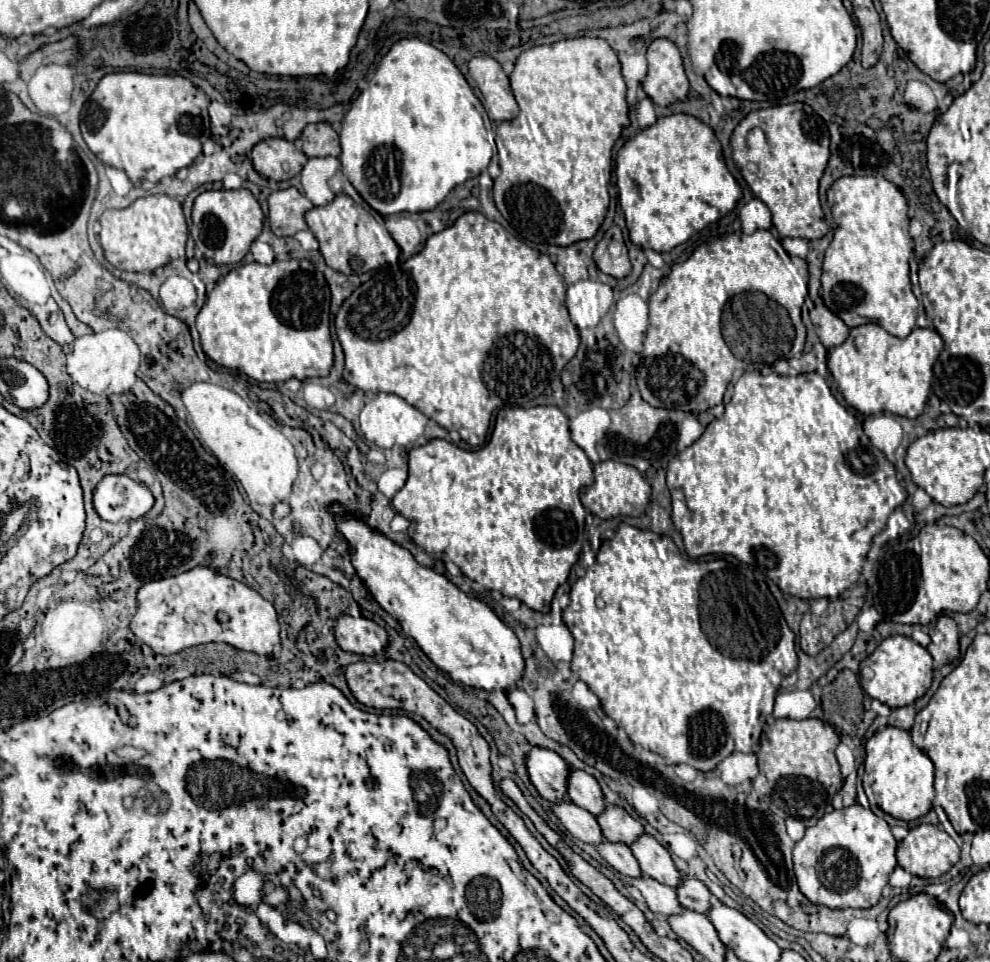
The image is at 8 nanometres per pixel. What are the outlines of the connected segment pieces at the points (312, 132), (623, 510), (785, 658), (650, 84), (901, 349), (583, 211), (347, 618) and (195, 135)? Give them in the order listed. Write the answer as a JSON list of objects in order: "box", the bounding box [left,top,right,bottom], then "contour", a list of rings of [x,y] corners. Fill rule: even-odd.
[{"box":[301,123,341,157],"contour":[[[315,123],[307,125],[301,133],[301,143],[303,143],[303,153],[307,157],[339,157],[341,147],[339,147],[339,135],[329,123]]]},{"box":[581,461,651,519],"contour":[[[601,461],[593,467],[593,475],[595,475],[593,485],[581,491],[581,503],[587,511],[591,511],[601,519],[611,519],[619,515],[639,517],[645,513],[651,497],[651,487],[635,467],[617,461]]]},{"box":[563,523,797,771],"contour":[[[621,523],[617,527],[615,537],[607,541],[597,553],[593,566],[589,567],[585,575],[577,579],[577,583],[571,587],[569,597],[571,597],[571,603],[569,607],[563,609],[563,621],[575,639],[571,671],[583,683],[587,683],[587,687],[599,697],[603,711],[619,727],[625,729],[625,733],[635,745],[655,751],[665,759],[667,765],[687,763],[699,771],[711,771],[719,765],[719,761],[723,761],[723,757],[731,755],[733,751],[749,753],[753,747],[753,741],[751,741],[753,733],[762,733],[763,718],[771,715],[773,711],[773,699],[779,689],[779,683],[797,669],[795,635],[785,623],[779,611],[779,605],[773,599],[761,571],[757,571],[751,565],[731,563],[725,559],[715,559],[715,561],[683,559],[679,549],[669,537],[657,535],[653,531],[641,531],[637,527]]]},{"box":[643,39,689,107],"contour":[[[655,39],[647,49],[647,61],[649,71],[643,89],[653,103],[667,107],[675,101],[685,101],[689,95],[689,81],[677,45],[669,39]]]},{"box":[829,323,943,419],"contour":[[[865,323],[851,329],[847,341],[829,351],[829,371],[839,385],[845,401],[863,415],[893,413],[915,419],[923,413],[929,397],[933,363],[943,349],[943,339],[935,329],[915,327],[905,339],[897,339],[877,323]]]},{"box":[493,37,629,245],"contour":[[[577,37],[577,39],[563,39],[557,41],[553,45],[539,45],[539,47],[531,47],[527,51],[523,51],[517,57],[515,69],[509,76],[511,91],[519,103],[519,115],[511,121],[503,121],[499,123],[497,131],[495,131],[495,143],[498,151],[500,175],[495,179],[493,185],[493,197],[495,197],[495,205],[501,211],[501,215],[509,221],[509,225],[517,231],[519,237],[533,241],[533,243],[547,243],[547,245],[573,245],[577,241],[583,239],[591,239],[597,229],[601,227],[607,207],[609,207],[609,177],[611,177],[611,149],[615,145],[615,141],[621,137],[623,125],[629,125],[629,105],[627,105],[627,87],[621,75],[621,63],[617,53],[609,47],[609,43],[605,39],[593,39],[593,37]]]},{"box":[333,615,387,657],"contour":[[[341,615],[335,619],[333,633],[337,645],[349,653],[367,657],[373,653],[381,653],[387,647],[385,629],[365,617],[355,619],[351,615]]]},{"box":[81,71,209,187],"contour":[[[121,71],[121,73],[109,73],[105,75],[97,89],[93,91],[93,95],[87,99],[87,103],[83,105],[83,111],[81,111],[81,135],[87,143],[87,147],[91,149],[91,153],[103,161],[105,165],[109,167],[117,167],[117,169],[123,169],[127,173],[127,177],[133,181],[133,185],[141,187],[145,181],[149,183],[157,183],[161,181],[163,177],[167,175],[175,175],[179,169],[183,167],[189,167],[195,157],[201,153],[201,145],[203,145],[203,139],[209,137],[209,113],[207,110],[209,107],[209,97],[197,88],[187,77],[179,77],[179,75],[147,75],[147,73],[137,73],[137,71]]]}]

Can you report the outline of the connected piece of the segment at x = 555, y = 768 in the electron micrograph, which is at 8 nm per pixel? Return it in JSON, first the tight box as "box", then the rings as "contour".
{"box":[525,745,567,801],"contour":[[[533,745],[525,755],[525,765],[531,783],[543,799],[555,801],[559,797],[561,801],[567,797],[567,763],[563,757]]]}

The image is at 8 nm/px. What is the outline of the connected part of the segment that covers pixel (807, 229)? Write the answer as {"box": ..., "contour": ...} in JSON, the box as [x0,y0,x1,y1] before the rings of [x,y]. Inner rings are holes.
{"box":[731,103,829,239],"contour":[[[803,103],[777,105],[751,111],[731,135],[733,161],[743,179],[773,215],[781,237],[819,239],[827,233],[819,203],[819,179],[829,161],[829,131],[825,121]],[[807,133],[807,135],[805,135]]]}

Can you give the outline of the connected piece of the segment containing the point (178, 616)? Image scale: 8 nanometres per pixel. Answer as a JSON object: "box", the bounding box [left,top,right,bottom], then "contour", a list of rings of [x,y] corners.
{"box":[131,567,279,657],"contour":[[[195,567],[177,577],[149,581],[139,589],[137,601],[139,601],[139,609],[131,619],[131,631],[135,633],[137,639],[141,639],[159,655],[179,653],[183,649],[189,649],[201,643],[227,643],[241,651],[273,657],[273,649],[279,645],[279,621],[277,621],[277,613],[273,605],[265,601],[251,587],[231,577],[219,575],[207,567]]]}

